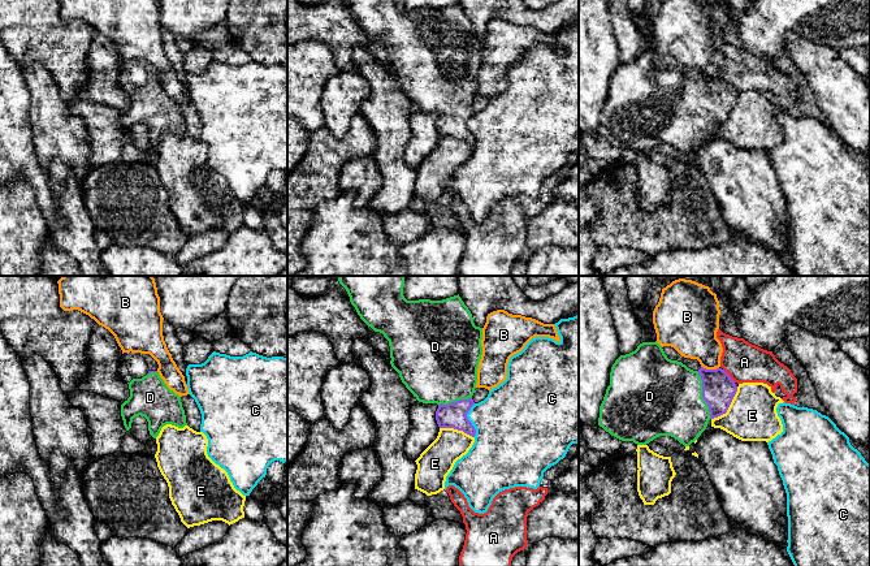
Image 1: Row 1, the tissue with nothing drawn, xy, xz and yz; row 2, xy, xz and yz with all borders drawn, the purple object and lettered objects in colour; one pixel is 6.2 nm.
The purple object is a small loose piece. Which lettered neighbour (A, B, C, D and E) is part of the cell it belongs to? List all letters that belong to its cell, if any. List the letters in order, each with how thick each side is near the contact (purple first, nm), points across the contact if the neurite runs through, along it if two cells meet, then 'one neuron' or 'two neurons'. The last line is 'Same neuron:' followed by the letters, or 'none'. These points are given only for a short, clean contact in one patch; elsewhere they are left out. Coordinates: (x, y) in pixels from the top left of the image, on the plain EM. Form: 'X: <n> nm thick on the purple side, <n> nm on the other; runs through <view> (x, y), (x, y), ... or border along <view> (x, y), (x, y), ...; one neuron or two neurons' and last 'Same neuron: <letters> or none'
A: 200 nm thick on the purple side, 240 nm on the other; runs through yz (718, 98), (718, 94), (728, 83), (744, 70); one neuron
B: 200 nm thick on the purple side, 280 nm on the other; border along yz (701, 74), (718, 77); two neurons
C: 160 nm thick on the purple side, 420 nm on the other; border along xz (475, 112), (467, 122), (467, 128), (475, 138), (474, 145); two neurons
D: 200 nm thick on the purple side, 480 nm on the other; runs through yz (718, 98), (702, 103), (696, 106), (662, 106); one neuron
E: 200 nm thick on the purple side, 300 nm on the other; border along yz (738, 95), (728, 117), (711, 128); two neurons
Same neuron: A, D

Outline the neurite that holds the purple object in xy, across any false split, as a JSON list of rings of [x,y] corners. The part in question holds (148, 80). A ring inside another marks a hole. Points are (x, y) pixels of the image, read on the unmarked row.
[[[148,79],[142,87],[129,92],[130,105],[121,113],[121,125],[126,139],[135,125],[144,125],[150,143],[156,147],[166,133],[187,134],[181,105],[170,99],[157,79]]]

